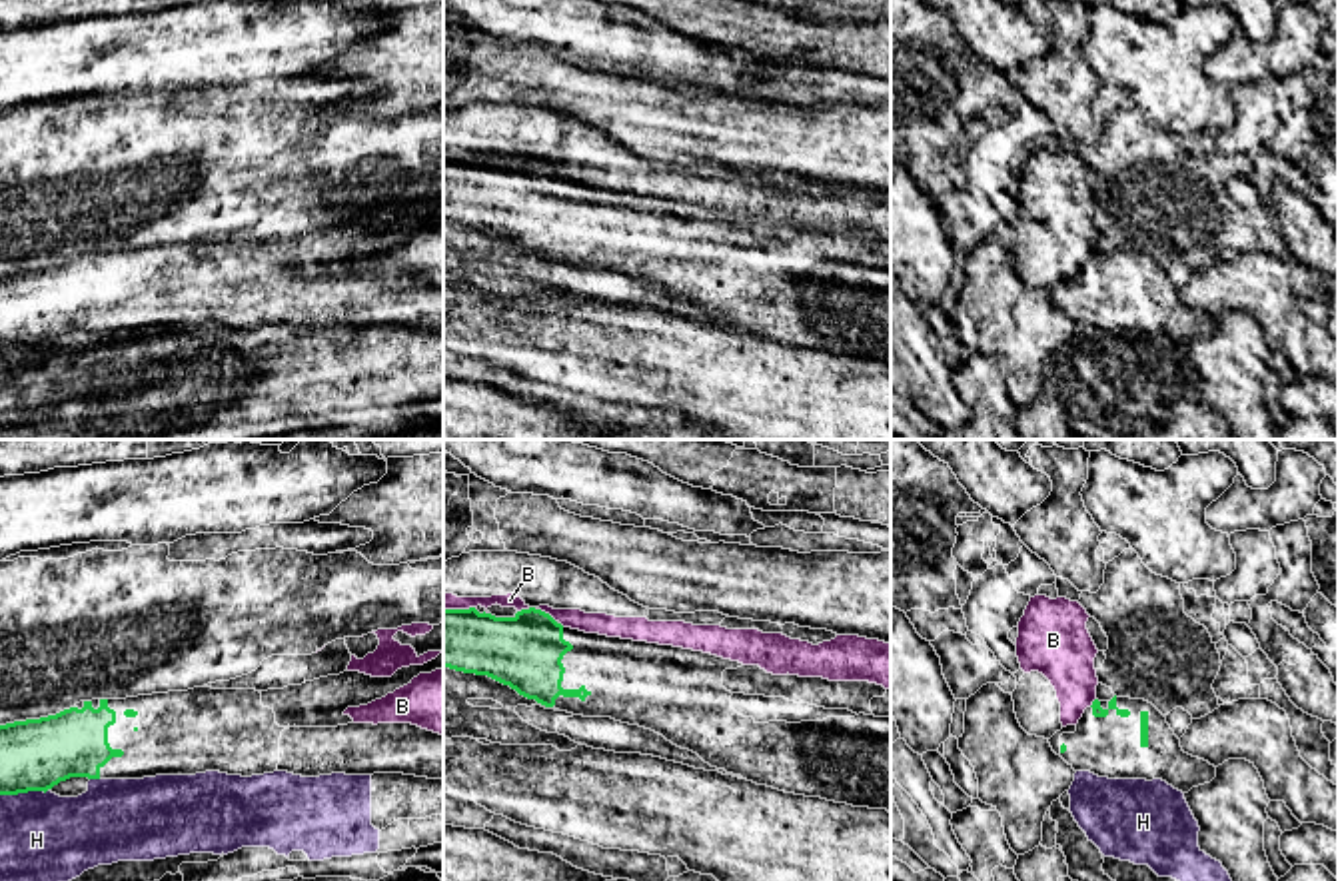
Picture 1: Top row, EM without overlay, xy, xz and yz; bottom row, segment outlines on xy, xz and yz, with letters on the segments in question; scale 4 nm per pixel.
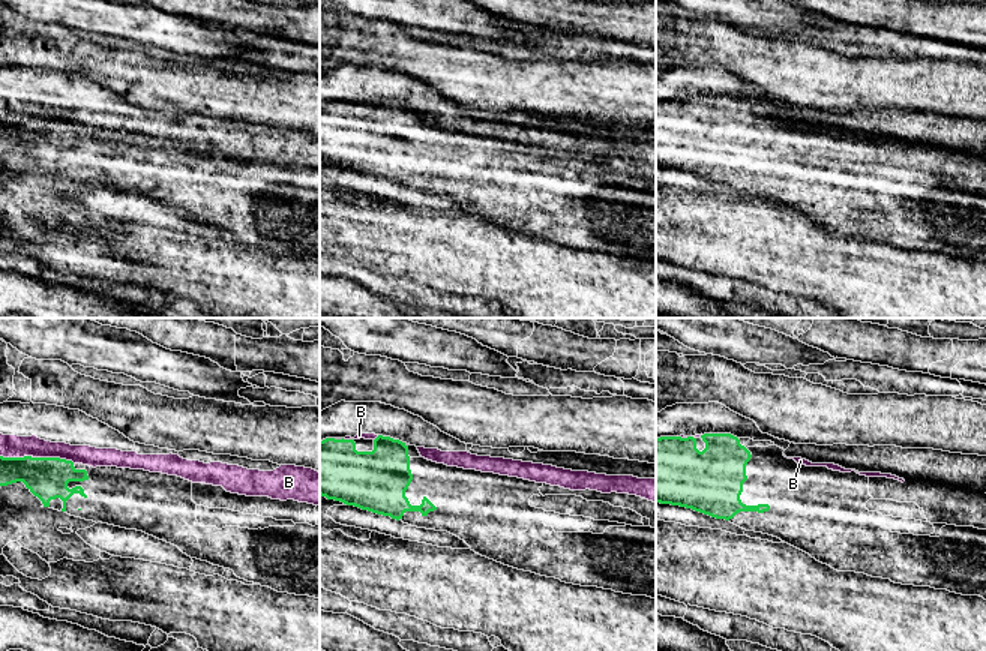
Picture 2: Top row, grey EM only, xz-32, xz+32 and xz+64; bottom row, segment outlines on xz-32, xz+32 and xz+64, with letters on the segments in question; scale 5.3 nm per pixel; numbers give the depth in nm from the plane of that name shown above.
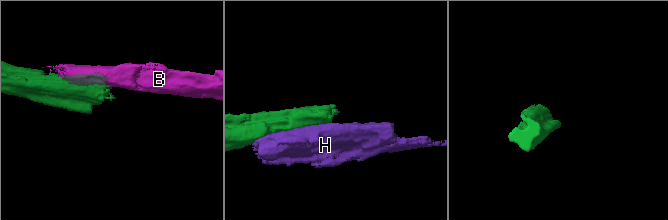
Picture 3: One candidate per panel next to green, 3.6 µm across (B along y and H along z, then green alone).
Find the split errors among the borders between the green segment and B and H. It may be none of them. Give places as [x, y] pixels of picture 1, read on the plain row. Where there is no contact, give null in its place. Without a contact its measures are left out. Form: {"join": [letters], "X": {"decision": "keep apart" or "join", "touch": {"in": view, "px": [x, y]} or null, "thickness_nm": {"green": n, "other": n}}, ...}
{"join": [], "B": {"decision": "keep apart", "touch": {"in": "xz", "px": [546, 166]}, "thickness_nm": {"green": 300, "other": 90}}, "H": {"decision": "keep apart", "touch": {"in": "xy", "px": [22, 344]}, "thickness_nm": {"green": 280, "other": 360}}}

